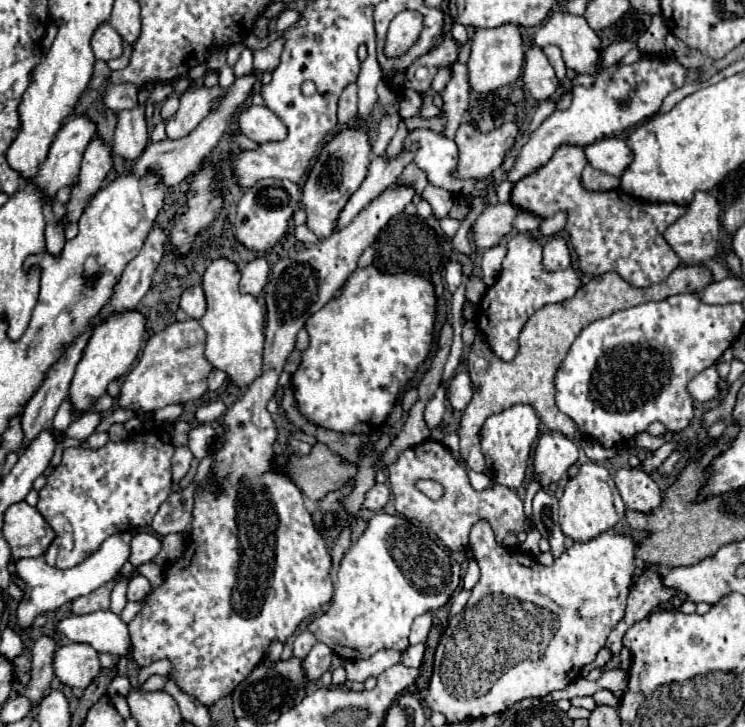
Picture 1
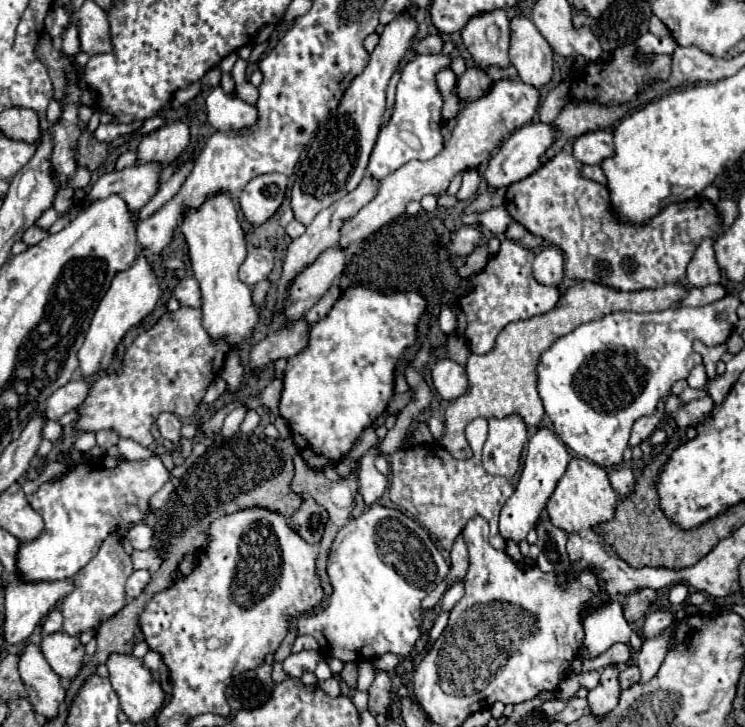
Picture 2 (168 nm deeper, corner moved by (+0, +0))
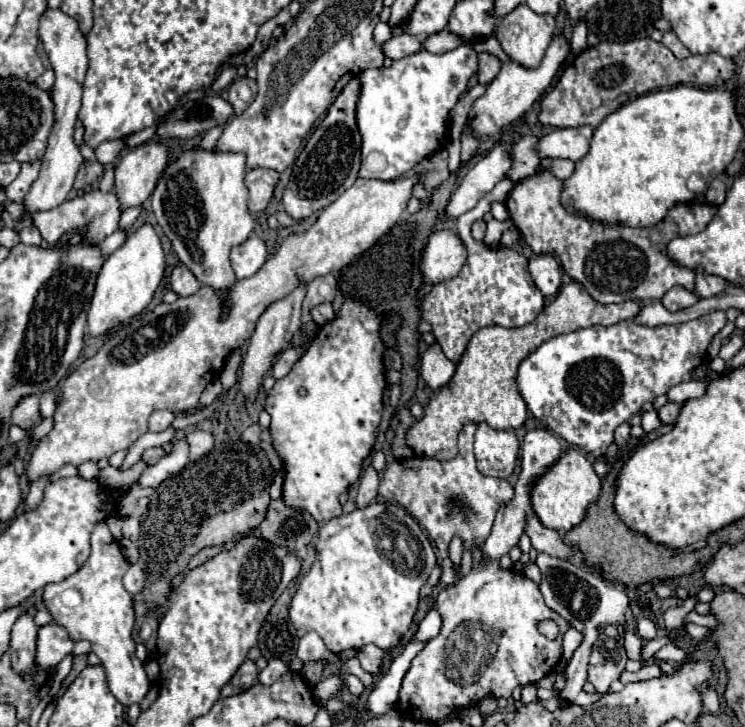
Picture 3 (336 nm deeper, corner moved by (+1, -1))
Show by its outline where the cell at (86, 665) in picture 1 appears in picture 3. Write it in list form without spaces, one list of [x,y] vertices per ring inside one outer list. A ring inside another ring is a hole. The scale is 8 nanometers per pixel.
[[[50,622],[38,630],[36,664],[44,668],[58,666],[60,660],[72,652],[72,648],[74,648],[74,642],[70,640],[66,628],[62,628],[56,622]]]

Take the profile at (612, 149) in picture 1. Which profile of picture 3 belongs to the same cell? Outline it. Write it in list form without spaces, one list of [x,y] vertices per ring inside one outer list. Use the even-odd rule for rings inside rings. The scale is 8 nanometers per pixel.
[[[590,126],[556,128],[552,132],[538,136],[536,152],[540,158],[570,158],[576,162],[586,156],[590,148],[590,138],[592,138]]]

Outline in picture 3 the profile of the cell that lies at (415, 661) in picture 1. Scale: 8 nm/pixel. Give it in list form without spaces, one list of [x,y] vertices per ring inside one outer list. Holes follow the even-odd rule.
[[[366,644],[366,646],[362,646],[362,648],[358,650],[356,656],[358,656],[358,660],[360,660],[360,664],[362,664],[362,668],[364,668],[366,672],[378,674],[380,664],[382,664],[382,656],[384,656],[384,652],[382,652],[378,646]]]

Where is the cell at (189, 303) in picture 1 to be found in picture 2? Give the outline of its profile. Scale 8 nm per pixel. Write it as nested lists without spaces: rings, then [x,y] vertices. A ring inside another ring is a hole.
[[[193,277],[181,279],[173,289],[173,295],[183,307],[195,307],[195,309],[201,307],[201,289]]]

